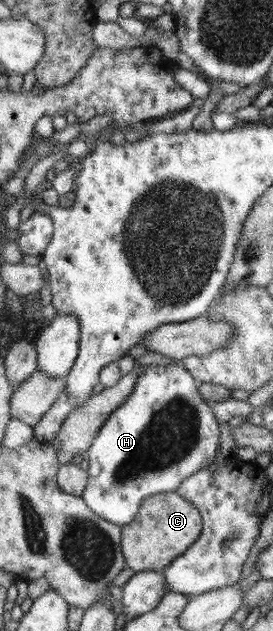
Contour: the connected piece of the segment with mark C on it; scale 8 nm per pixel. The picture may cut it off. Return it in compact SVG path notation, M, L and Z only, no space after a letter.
M175 492L156 493L140 505L134 521L121 527L121 549L125 563L134 572L164 572L172 561L185 553L200 537L202 517L190 501Z

